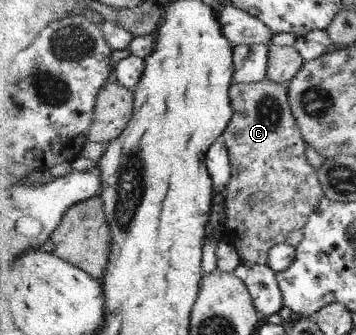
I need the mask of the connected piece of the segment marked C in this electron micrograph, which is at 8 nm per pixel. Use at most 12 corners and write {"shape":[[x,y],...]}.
{"shape":[[234,83],[230,235],[266,265],[325,197],[287,85]]}

